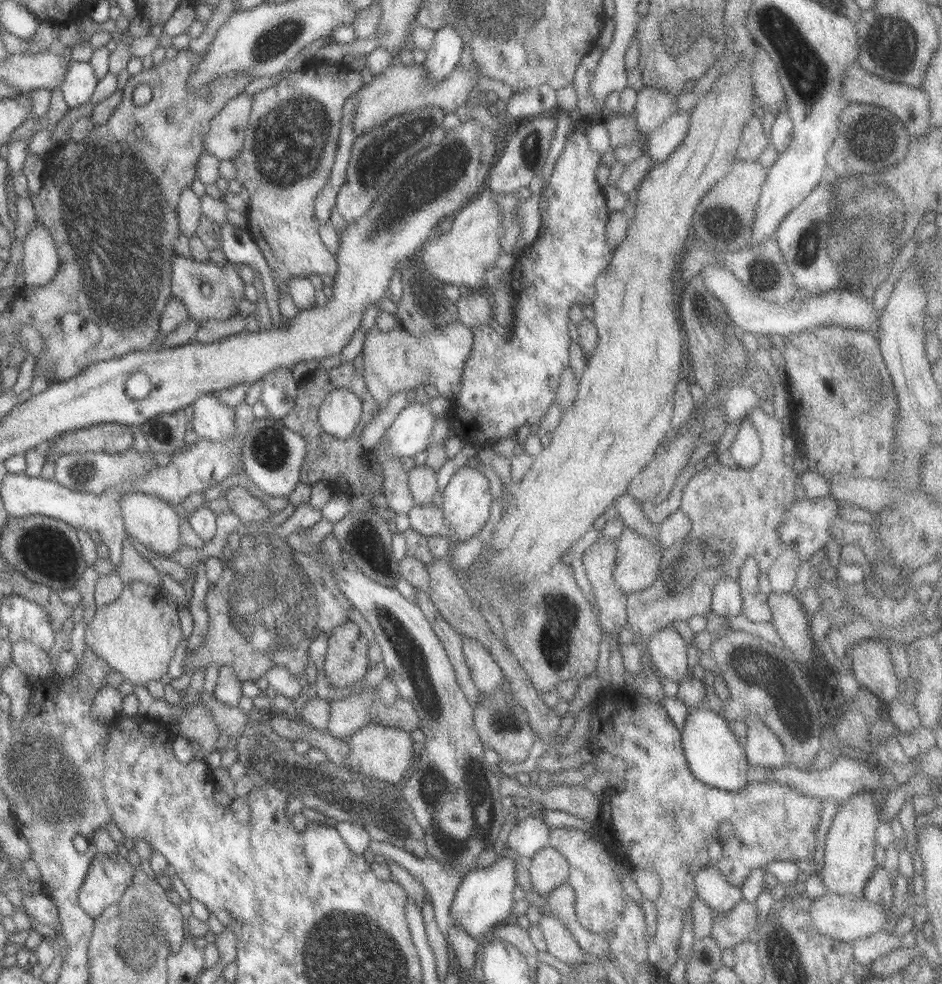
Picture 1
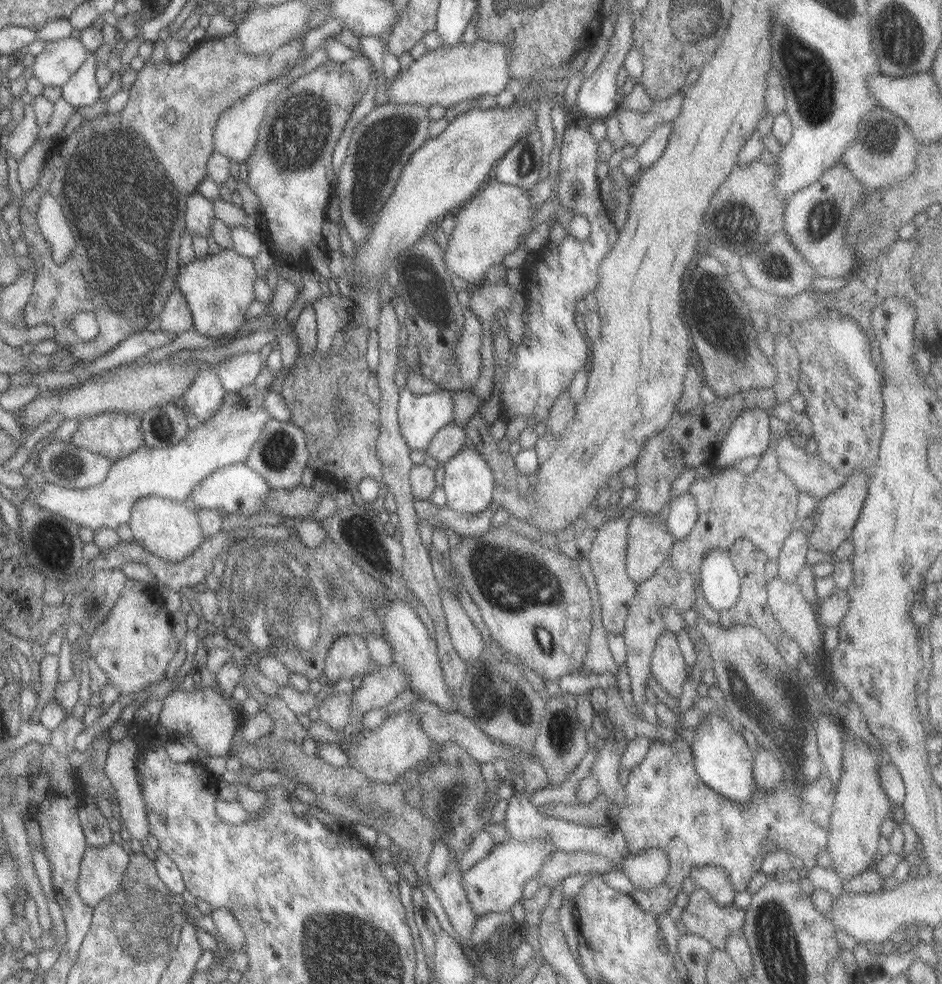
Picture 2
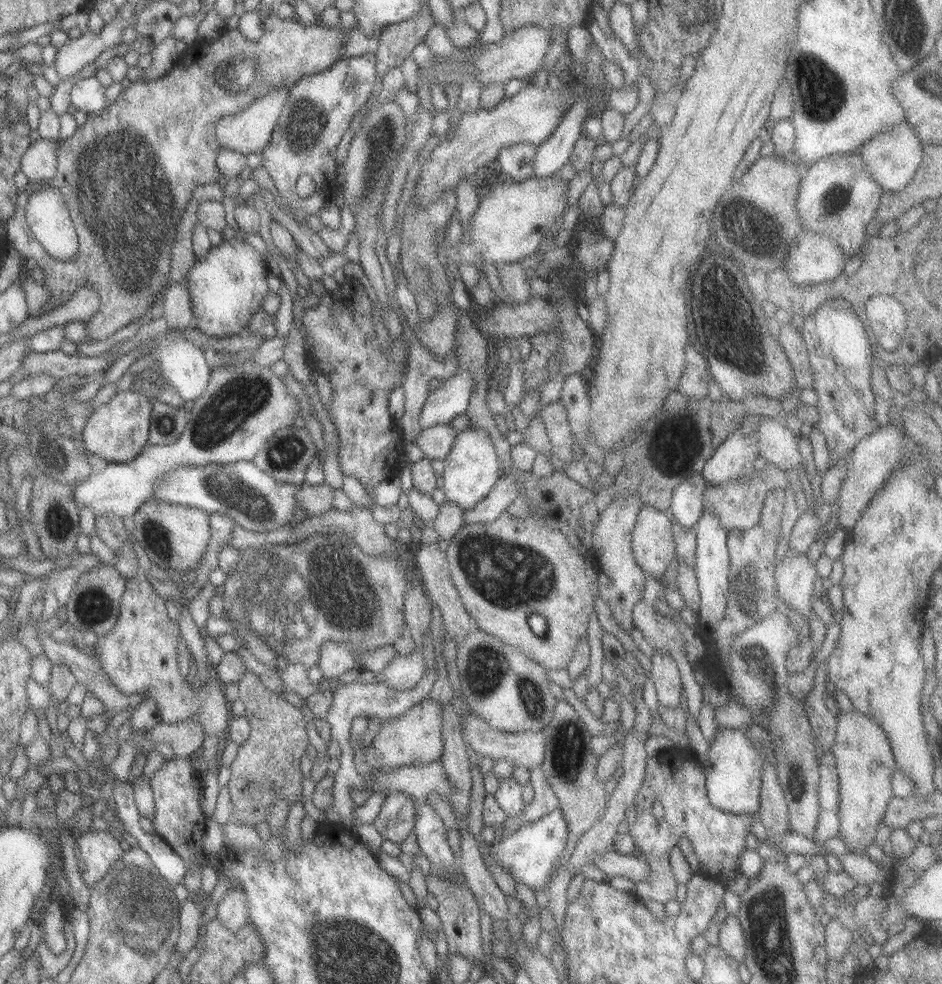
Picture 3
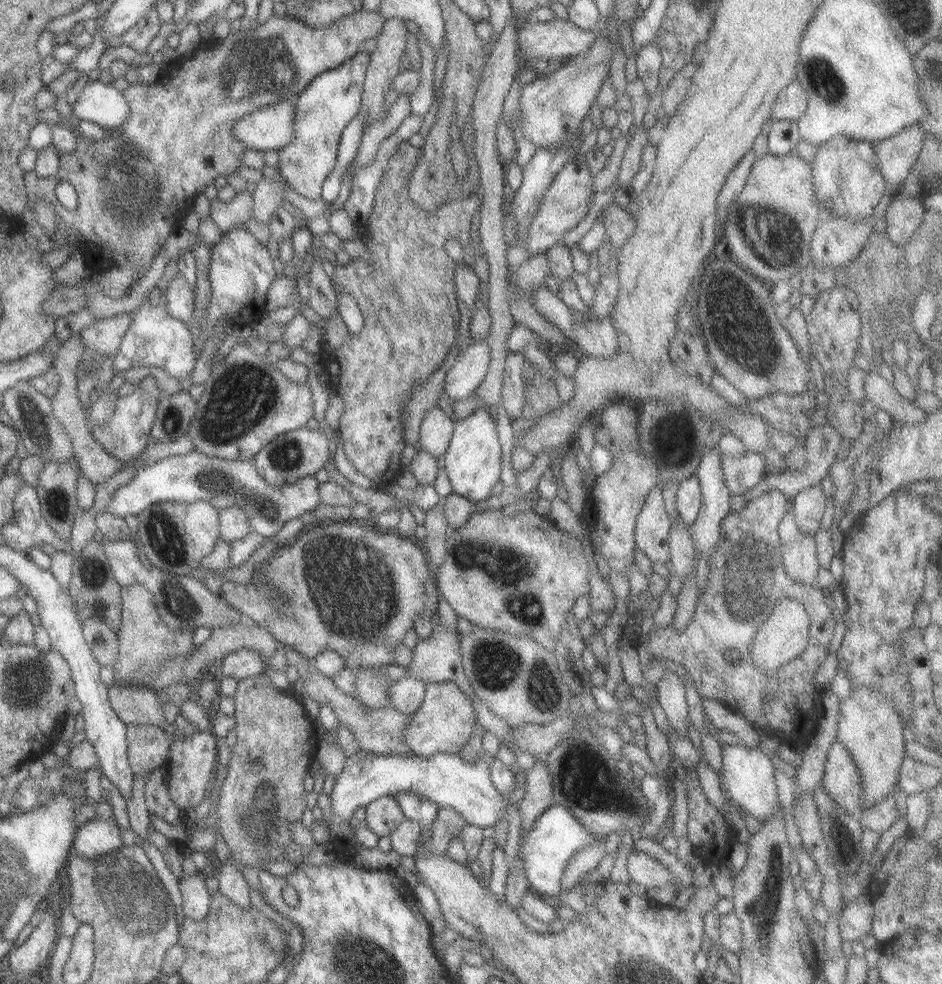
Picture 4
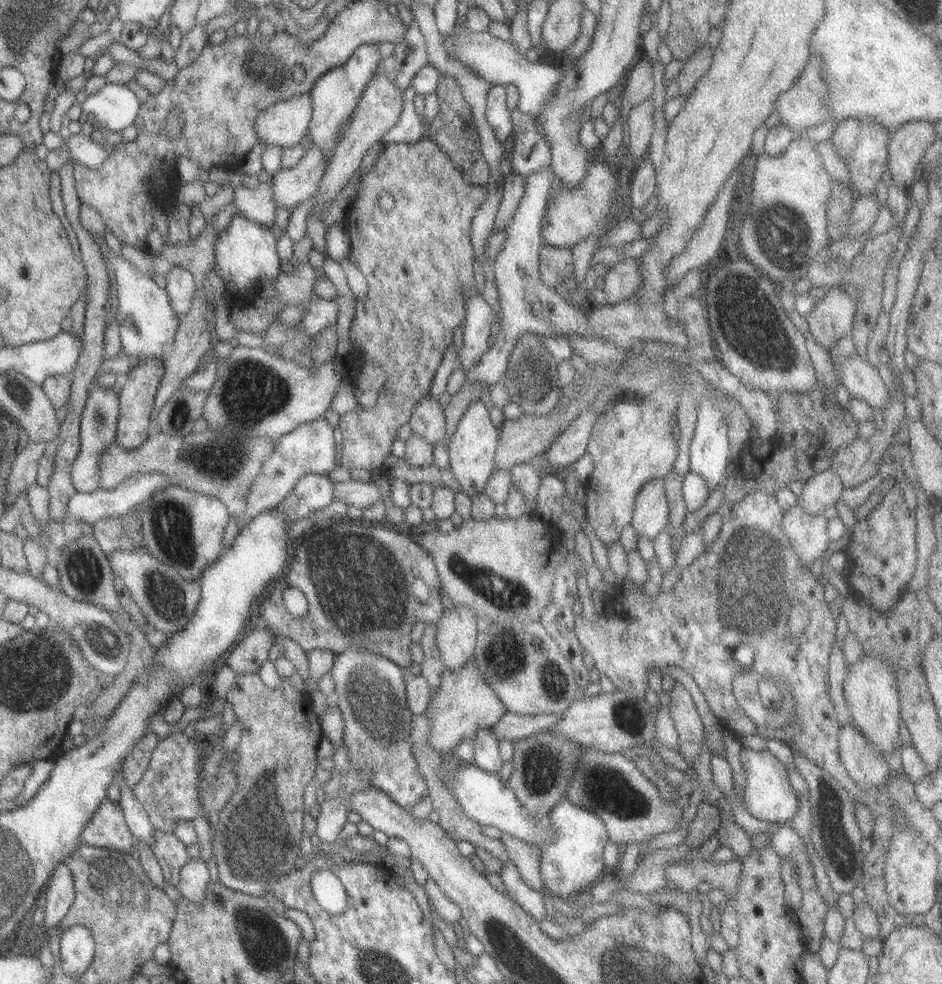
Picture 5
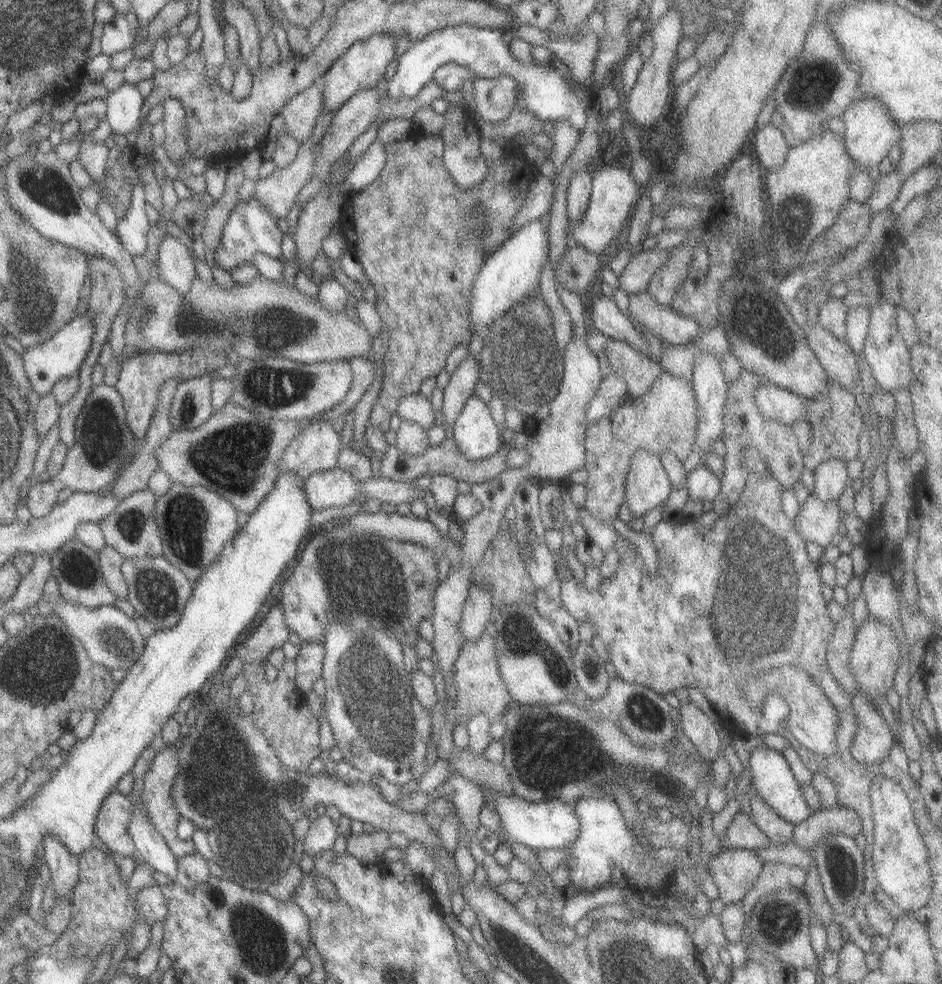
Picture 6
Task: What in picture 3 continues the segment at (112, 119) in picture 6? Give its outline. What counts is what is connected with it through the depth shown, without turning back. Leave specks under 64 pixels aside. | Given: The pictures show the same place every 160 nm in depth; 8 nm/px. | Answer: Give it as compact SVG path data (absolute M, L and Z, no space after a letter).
M95 76L76 80L70 88L69 102L75 110L82 110L87 115L99 114L106 107L104 104L104 86L99 84Z

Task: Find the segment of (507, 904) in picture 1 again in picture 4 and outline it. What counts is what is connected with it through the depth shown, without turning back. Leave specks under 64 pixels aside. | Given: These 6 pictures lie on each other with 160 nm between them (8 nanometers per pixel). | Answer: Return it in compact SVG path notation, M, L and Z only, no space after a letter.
M554 802L550 804L533 821L532 827L528 828L520 842L521 867L529 883L530 893L551 901L562 897L564 893L561 894L561 877L565 866L579 850L596 838L562 805Z

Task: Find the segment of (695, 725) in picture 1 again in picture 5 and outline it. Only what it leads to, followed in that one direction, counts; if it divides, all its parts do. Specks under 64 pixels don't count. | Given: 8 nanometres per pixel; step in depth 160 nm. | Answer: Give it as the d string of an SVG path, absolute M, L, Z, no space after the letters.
M741 749L738 754L745 778L742 796L745 810L753 818L763 822L786 823L795 814L798 800L795 791L789 785L785 767L768 750L755 752Z

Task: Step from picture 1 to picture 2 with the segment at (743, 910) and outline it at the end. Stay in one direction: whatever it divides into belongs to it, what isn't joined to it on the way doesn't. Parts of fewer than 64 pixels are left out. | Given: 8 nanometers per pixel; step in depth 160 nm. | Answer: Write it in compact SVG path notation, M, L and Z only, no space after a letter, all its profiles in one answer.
M696 889L688 896L687 905L676 922L678 937L695 934L707 940L715 949L723 949L725 940L741 933L745 912L728 905L719 908L709 899L709 895Z

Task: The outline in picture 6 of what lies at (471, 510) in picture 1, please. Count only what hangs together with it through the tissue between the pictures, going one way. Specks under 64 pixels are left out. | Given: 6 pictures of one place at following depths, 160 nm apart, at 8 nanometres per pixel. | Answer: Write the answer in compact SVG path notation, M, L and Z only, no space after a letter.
M474 395L463 403L450 431L458 452L469 461L492 456L505 440L505 437L499 436L488 406Z

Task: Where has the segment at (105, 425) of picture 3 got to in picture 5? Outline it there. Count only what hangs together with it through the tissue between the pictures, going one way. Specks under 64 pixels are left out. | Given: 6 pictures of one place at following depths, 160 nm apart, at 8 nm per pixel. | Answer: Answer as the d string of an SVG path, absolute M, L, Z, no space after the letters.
M150 358L141 361L127 372L127 380L123 383L118 394L119 414L115 428L115 445L121 447L121 449L134 450L145 441L146 436L150 433L148 426L151 406L164 369L161 359Z

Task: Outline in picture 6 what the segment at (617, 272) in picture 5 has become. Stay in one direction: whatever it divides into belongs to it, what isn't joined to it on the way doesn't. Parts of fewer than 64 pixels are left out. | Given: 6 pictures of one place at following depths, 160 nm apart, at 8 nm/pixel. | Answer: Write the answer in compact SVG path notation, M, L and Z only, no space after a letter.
M657 247L637 252L628 260L619 276L616 276L618 288L627 295L645 291L652 274L663 264L667 253L668 249Z

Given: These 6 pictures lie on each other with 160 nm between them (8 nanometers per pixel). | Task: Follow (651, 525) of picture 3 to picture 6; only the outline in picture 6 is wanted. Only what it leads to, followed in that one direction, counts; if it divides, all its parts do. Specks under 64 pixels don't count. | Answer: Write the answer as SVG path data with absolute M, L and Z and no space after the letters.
M643 449L629 457L624 483L624 505L632 518L642 518L648 510L663 504L671 490L659 458Z

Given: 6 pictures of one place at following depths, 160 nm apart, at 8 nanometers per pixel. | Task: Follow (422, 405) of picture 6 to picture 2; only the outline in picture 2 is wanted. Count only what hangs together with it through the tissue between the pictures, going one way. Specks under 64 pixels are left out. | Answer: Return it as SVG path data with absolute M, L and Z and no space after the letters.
M451 422L437 430L437 433L433 435L429 445L425 448L426 455L437 463L445 464L453 455L459 453L465 440L465 432Z

